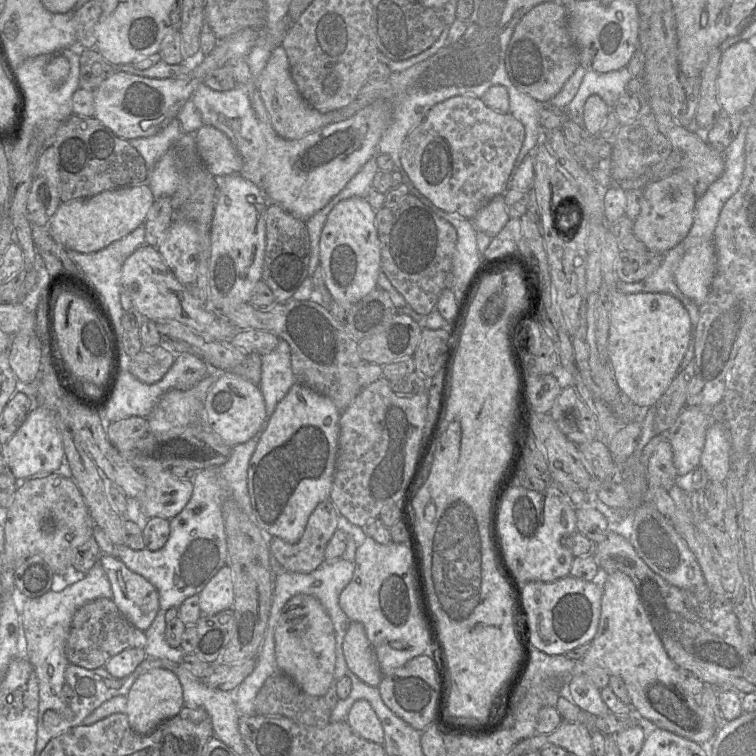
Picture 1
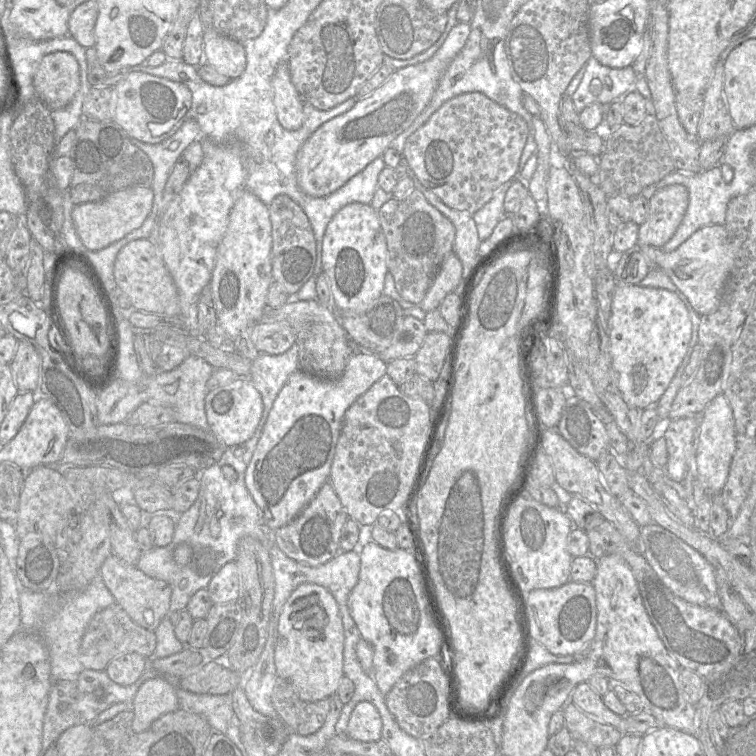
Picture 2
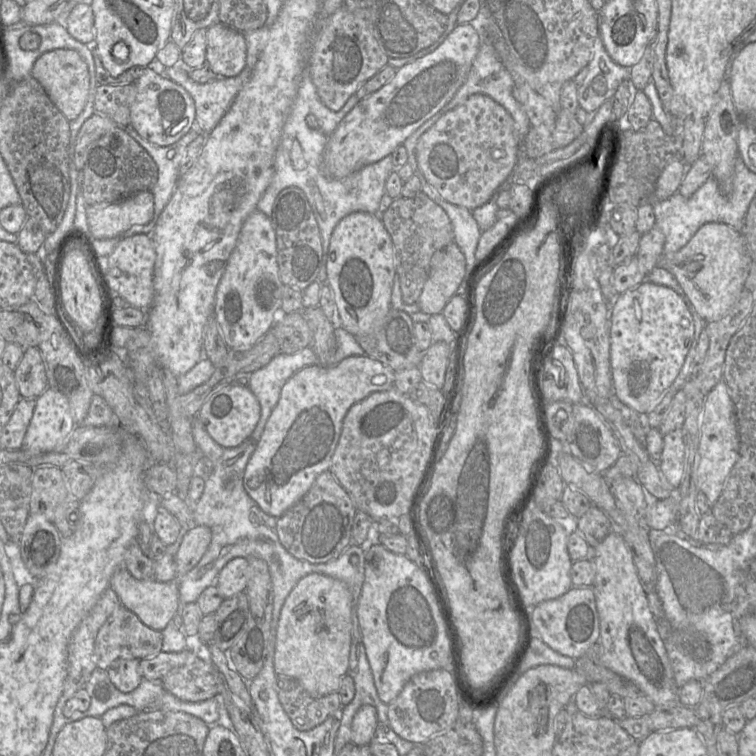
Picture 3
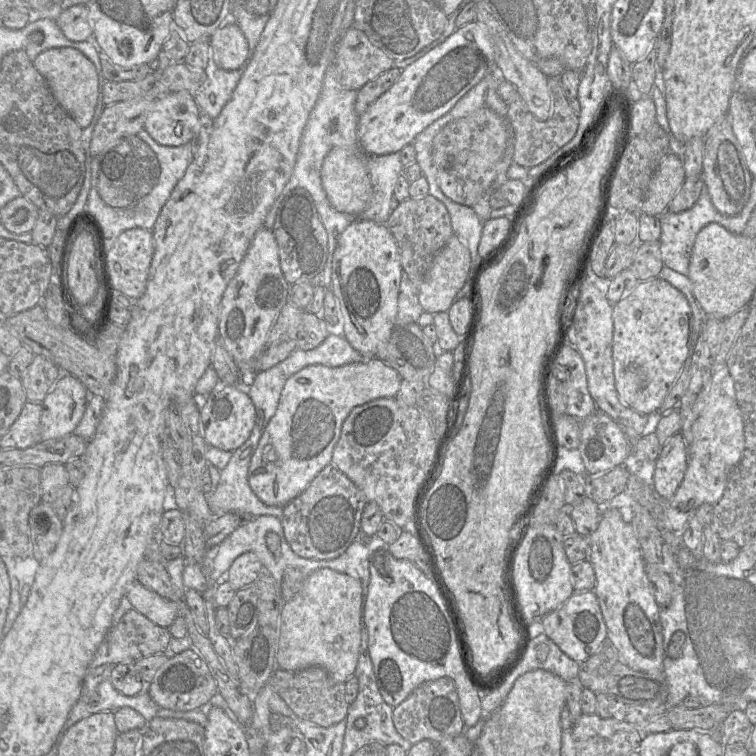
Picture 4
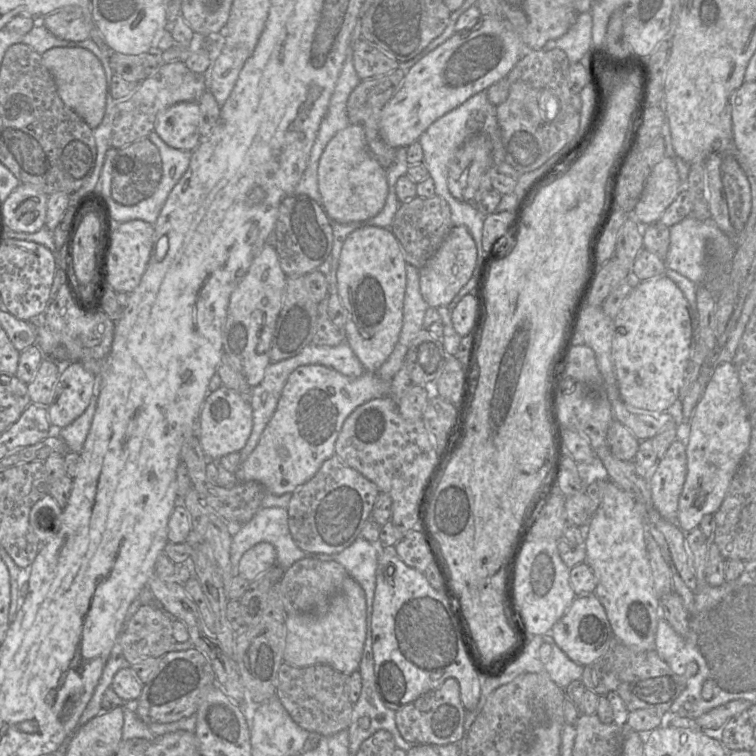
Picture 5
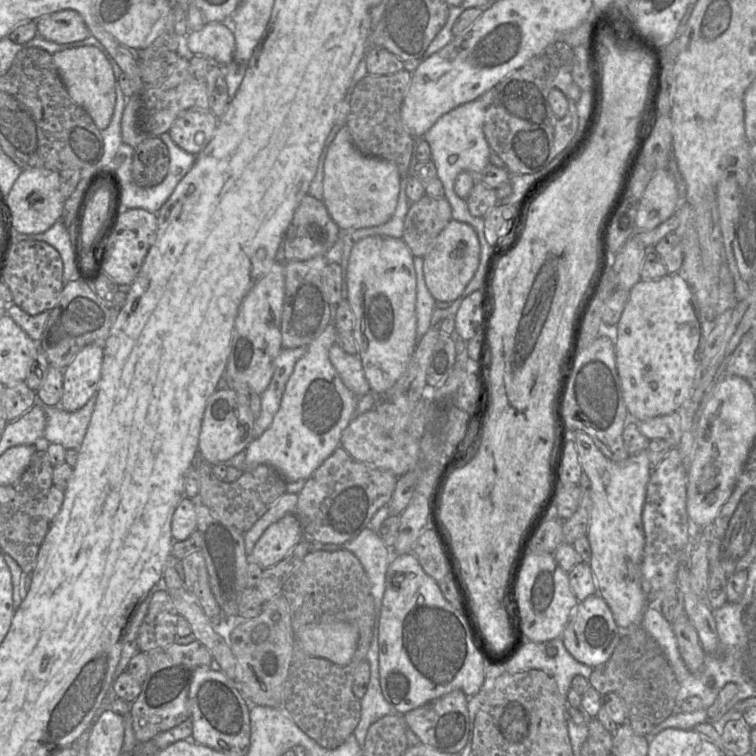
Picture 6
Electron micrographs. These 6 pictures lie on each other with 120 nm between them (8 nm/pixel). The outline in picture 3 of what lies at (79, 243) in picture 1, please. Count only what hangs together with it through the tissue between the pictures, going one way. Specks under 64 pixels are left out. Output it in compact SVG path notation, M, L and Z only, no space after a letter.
M141 191L113 203L87 205L89 232L95 239L110 239L133 225L147 224L153 217L154 197L151 191Z

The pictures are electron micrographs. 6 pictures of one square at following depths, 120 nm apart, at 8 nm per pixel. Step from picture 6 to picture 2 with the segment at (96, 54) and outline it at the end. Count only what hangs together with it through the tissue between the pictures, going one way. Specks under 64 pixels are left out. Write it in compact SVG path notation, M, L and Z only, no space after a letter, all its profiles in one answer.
M56 51L45 55L35 76L36 95L51 110L67 106L80 88L80 65L73 54Z

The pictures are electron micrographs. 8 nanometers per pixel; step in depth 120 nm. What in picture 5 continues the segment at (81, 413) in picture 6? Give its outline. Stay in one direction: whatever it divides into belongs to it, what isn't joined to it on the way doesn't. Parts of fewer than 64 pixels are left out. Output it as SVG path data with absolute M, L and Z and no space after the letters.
M99 385L94 390L90 403L85 412L68 426L55 429L55 433L65 442L67 450L80 455L97 407Z

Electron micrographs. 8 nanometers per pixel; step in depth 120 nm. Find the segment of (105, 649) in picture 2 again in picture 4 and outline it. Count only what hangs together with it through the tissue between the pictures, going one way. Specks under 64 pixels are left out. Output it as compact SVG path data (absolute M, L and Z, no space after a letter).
M132 608L121 618L118 623L113 624L106 636L108 642L108 661L116 666L118 664L135 663L136 661L153 654L168 653L168 645L172 636L169 629L160 627L145 617L143 614Z

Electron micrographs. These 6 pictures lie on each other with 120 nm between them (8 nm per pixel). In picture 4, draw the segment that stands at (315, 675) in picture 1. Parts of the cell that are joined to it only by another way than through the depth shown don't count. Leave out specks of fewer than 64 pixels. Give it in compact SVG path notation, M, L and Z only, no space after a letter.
M330 568L312 572L301 590L283 605L277 666L286 671L322 667L335 681L345 683L354 676L359 657L361 602L362 586L359 580Z

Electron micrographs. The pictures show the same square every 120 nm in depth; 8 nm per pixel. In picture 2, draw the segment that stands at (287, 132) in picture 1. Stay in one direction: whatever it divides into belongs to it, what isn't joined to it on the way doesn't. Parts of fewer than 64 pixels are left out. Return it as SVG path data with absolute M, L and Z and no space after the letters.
M287 61L281 62L272 78L273 102L276 115L283 128L298 130L304 123L303 99L293 85Z

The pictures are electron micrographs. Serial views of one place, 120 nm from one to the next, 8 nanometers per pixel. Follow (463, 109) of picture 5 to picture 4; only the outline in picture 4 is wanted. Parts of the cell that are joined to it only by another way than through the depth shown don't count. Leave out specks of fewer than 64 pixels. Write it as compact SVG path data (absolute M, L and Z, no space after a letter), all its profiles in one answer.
M445 114L417 135L413 141L413 146L416 150L416 162L421 167L423 176L426 177L431 193L441 198L444 194L437 182L437 170L432 159L432 142L434 137L446 126L449 122L458 118L452 118L450 114Z

